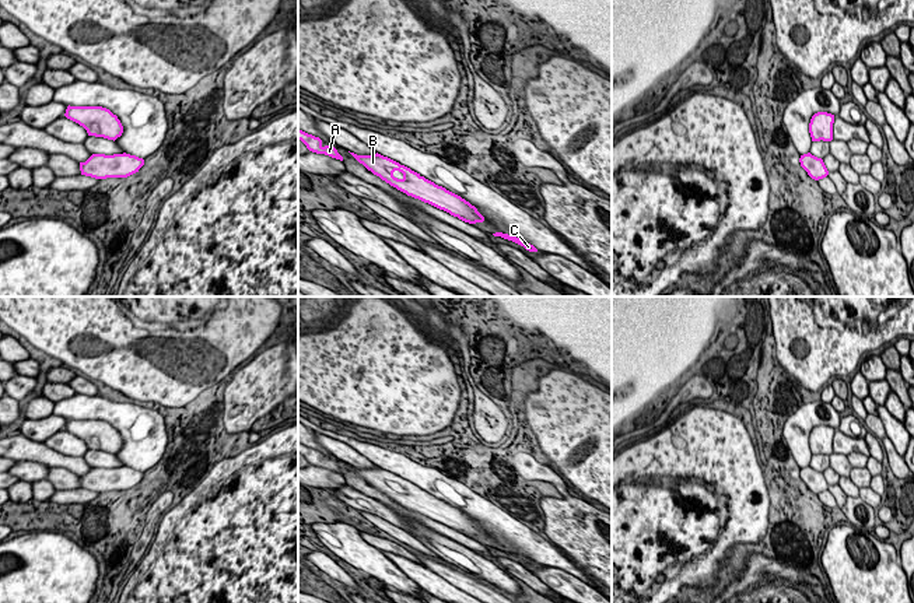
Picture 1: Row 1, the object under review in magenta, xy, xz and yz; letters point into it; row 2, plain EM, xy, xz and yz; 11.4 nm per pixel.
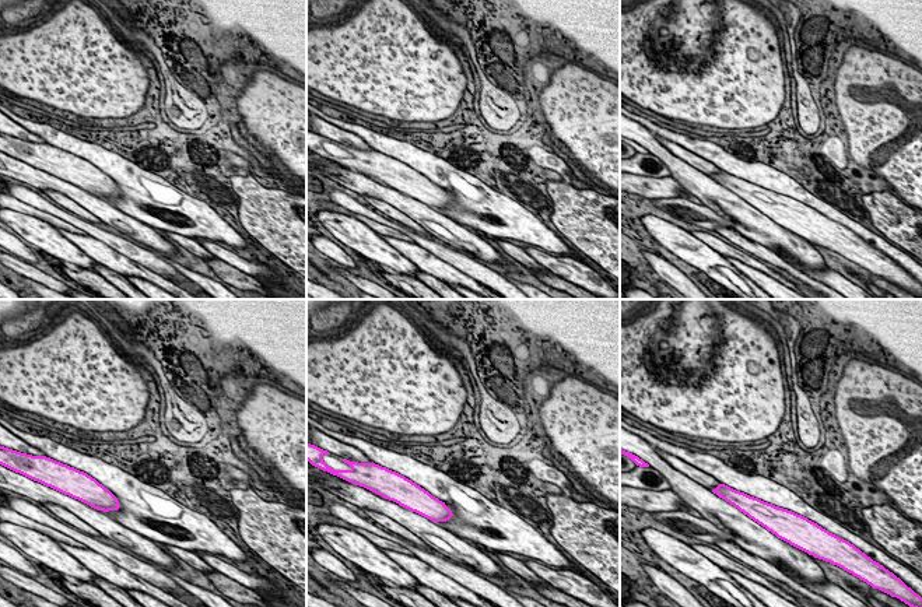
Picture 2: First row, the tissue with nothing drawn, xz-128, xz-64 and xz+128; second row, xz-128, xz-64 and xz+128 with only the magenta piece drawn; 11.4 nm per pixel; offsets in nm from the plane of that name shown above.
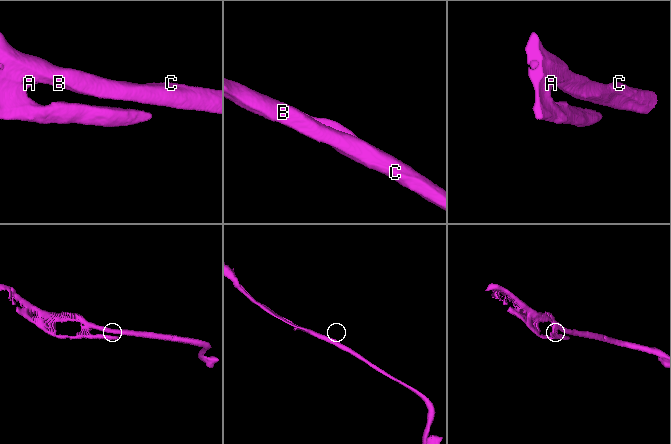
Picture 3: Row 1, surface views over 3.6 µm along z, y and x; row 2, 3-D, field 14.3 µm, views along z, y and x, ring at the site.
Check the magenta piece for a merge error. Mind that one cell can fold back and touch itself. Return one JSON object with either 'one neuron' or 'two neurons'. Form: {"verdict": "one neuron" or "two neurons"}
{"verdict": "one neuron"}

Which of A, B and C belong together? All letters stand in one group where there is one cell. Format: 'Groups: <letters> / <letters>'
Groups: A B C

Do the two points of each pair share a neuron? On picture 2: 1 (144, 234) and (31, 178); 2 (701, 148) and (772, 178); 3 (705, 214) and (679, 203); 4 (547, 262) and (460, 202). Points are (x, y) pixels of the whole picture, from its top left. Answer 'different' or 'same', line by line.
1: same
2: same
3: same
4: different

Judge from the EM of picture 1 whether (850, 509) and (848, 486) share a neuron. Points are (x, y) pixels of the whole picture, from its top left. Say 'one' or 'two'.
one

